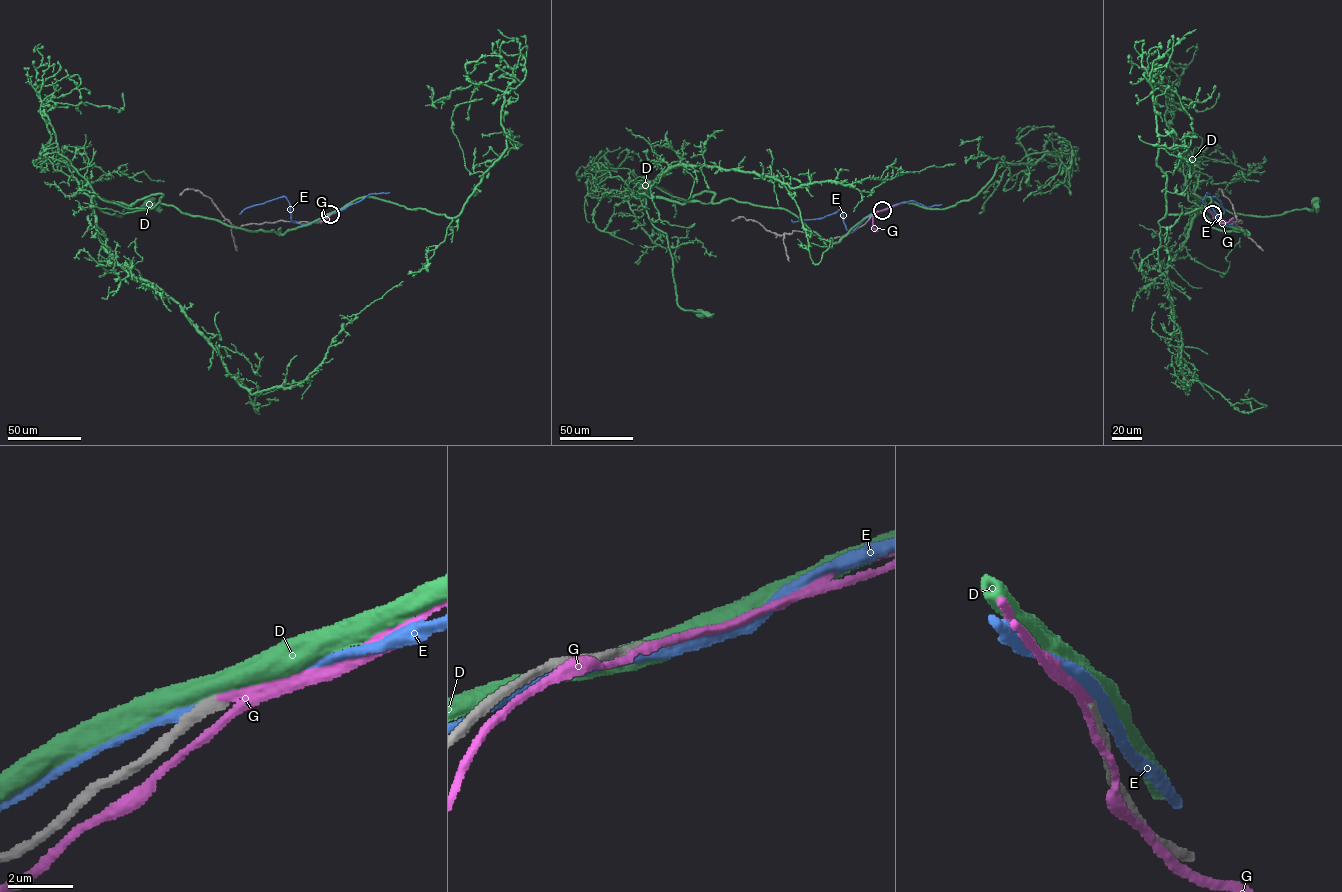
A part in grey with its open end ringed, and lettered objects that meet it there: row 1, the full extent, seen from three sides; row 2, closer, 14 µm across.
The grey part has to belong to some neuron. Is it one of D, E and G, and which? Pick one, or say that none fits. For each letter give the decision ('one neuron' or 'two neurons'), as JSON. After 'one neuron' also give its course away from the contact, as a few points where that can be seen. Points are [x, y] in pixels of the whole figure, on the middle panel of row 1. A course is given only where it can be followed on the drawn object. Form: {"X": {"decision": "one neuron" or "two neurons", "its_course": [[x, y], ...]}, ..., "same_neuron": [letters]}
{"D": {"decision": "two neurons"}, "E": {"decision": "two neurons"}, "G": {"decision": "one neuron", "its_course": [[882, 210], [873, 217], [872, 227], [877, 231]]}, "same_neuron": ["G"]}

